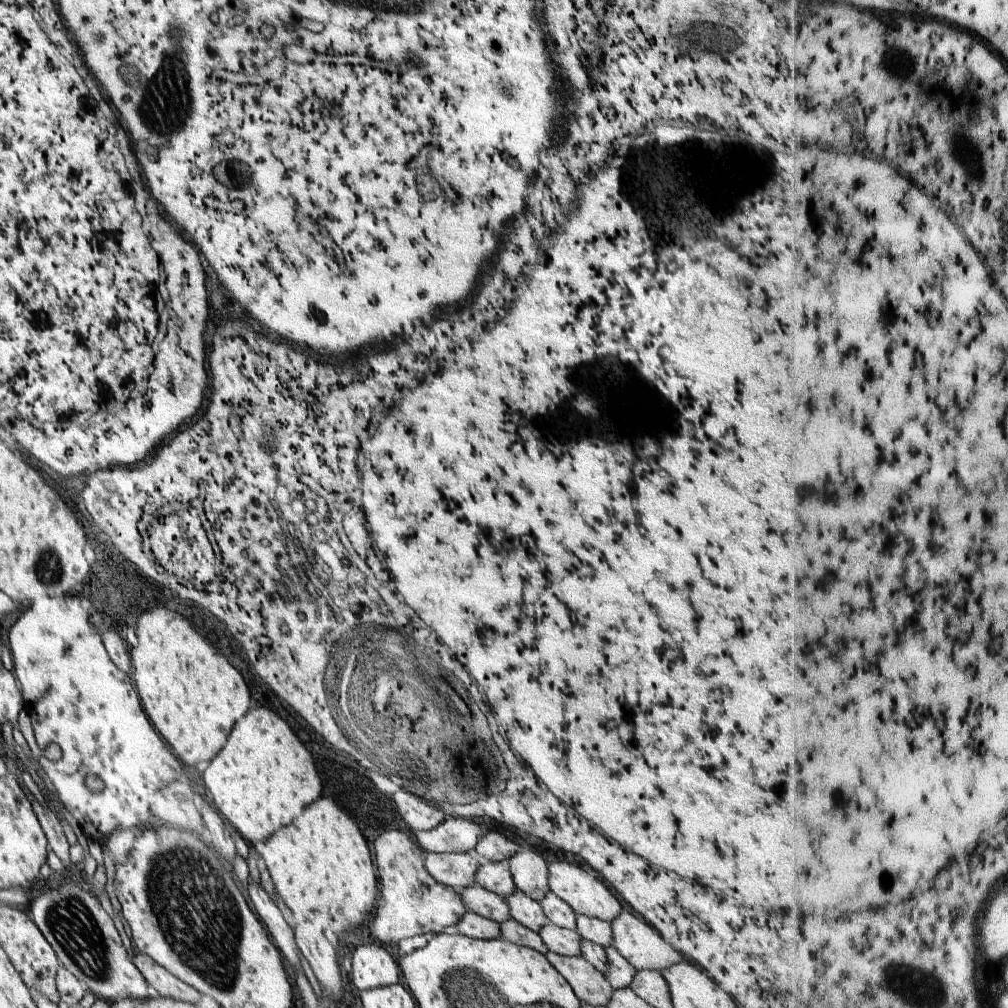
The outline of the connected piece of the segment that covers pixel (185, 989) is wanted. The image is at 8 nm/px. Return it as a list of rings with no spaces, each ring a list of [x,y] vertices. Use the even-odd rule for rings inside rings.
[[[136,952],[133,963],[142,973],[146,982],[148,982],[151,988],[155,989],[158,994],[163,997],[191,1002],[194,1005],[198,1004],[200,996],[202,995],[199,993],[199,990],[176,978],[147,954]]]

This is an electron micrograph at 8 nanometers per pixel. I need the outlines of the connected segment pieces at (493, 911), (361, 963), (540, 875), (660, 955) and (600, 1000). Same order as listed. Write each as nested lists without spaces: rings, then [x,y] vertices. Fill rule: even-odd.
[[[478,884],[460,890],[459,895],[468,911],[499,923],[511,918],[508,903],[504,898]]]
[[[377,944],[358,947],[353,954],[352,966],[350,978],[360,992],[400,982],[399,964]]]
[[[533,847],[518,851],[508,860],[517,889],[525,892],[539,903],[551,890],[549,887],[549,864],[534,853]]]
[[[624,909],[610,924],[613,928],[612,945],[638,971],[661,971],[687,961],[653,926],[637,918],[634,913]]]
[[[548,951],[545,957],[568,981],[581,1003],[606,1007],[610,1002],[612,985],[582,956],[567,957]]]

